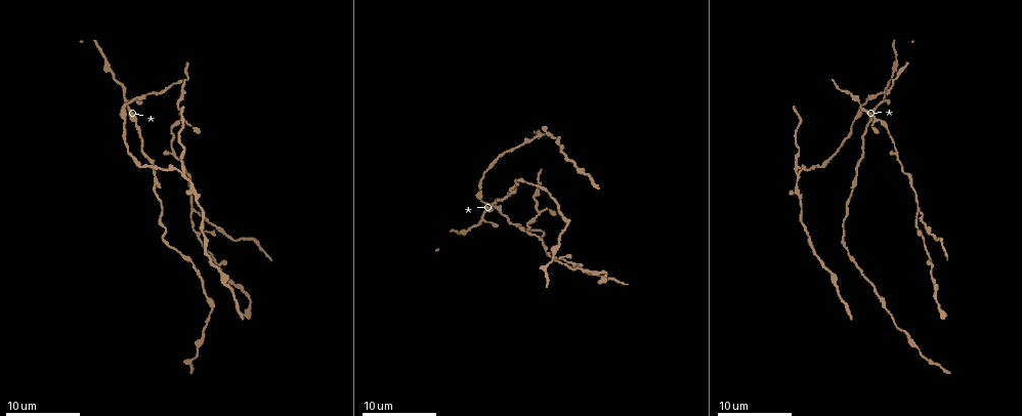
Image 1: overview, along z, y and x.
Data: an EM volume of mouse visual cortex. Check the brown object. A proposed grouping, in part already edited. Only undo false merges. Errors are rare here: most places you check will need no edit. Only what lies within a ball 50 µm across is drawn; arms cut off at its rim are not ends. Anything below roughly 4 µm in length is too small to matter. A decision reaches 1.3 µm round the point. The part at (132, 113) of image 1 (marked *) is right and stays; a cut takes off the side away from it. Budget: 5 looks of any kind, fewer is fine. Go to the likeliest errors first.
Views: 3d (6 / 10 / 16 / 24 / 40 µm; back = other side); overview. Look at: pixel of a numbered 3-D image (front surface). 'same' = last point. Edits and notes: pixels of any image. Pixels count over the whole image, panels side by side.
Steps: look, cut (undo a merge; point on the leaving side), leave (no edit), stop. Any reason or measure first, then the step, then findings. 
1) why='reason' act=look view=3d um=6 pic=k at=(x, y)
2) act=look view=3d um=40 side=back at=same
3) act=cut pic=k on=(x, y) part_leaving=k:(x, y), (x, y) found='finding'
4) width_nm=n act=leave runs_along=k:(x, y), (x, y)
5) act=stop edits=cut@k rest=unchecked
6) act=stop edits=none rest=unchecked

why='side arm on a straight run' act=look view=3d um=10 pic=1 at=(796, 170)

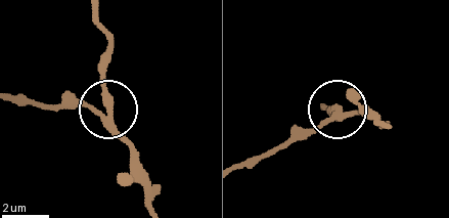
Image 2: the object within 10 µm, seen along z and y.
width_nm=270 act=leave runs_along=2:(11, 98), (108, 107), (105, 36) found='all the same neuron'

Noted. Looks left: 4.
why='two arms in line, one across' act=look view=3d um=16 pic=1 at=(537, 207)

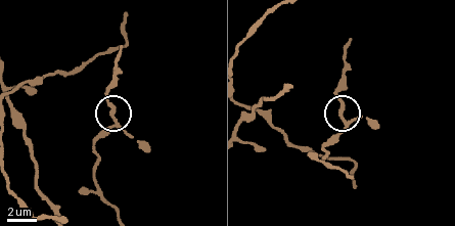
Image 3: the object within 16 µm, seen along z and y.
width_nm=190 act=leave found='one neuron here'

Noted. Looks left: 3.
why='three-way junction' act=look view=3d um=10 pic=1 at=(917, 212)

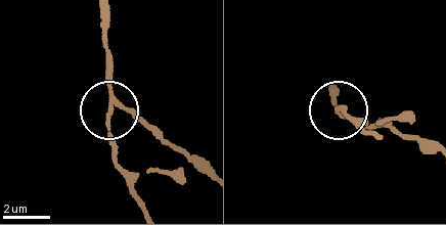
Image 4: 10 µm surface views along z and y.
act=leave found='continuous, no second neuron'

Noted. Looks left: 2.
act=stop edits=none rest=unchecked

